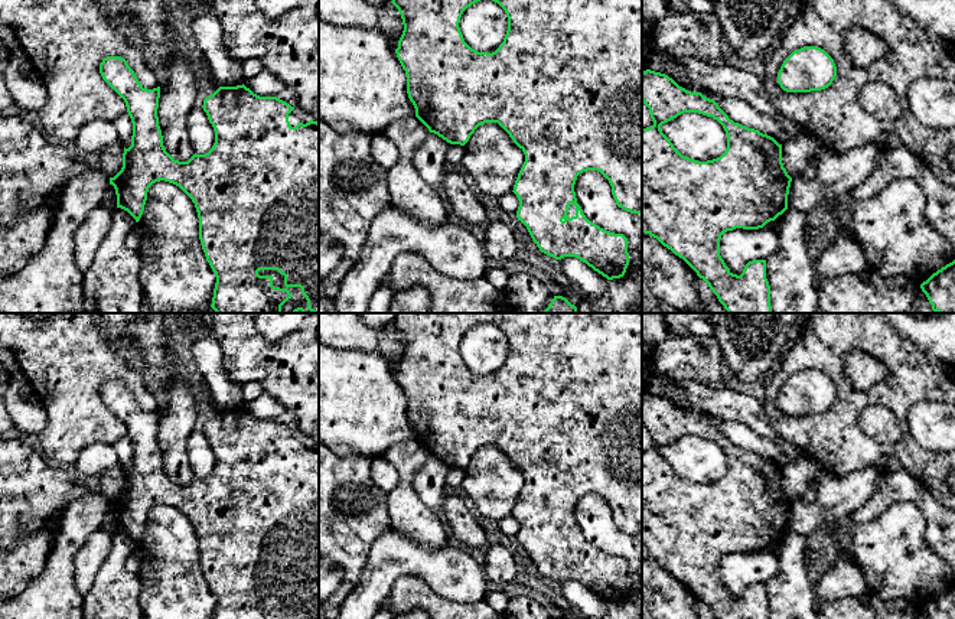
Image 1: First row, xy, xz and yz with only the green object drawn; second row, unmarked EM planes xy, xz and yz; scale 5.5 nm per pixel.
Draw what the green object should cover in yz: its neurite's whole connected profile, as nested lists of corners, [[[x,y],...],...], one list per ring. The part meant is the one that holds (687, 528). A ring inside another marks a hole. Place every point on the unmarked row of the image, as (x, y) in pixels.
[[[642,395],[642,426],[653,444],[642,452],[642,556],[682,581],[716,619],[770,619],[766,583],[749,584],[740,599],[733,597],[720,579],[720,563],[736,551],[763,551],[788,532],[792,501],[782,486],[782,467],[759,453],[734,446],[714,423],[687,414],[661,395]],[[684,436],[713,440],[723,449],[727,472],[720,480],[698,485],[674,470],[661,449]]]

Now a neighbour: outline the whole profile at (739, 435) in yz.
[[[681,394],[674,404],[687,414],[701,416],[704,420],[714,423],[734,446],[759,453],[760,456],[773,460],[779,467],[785,467],[792,463],[791,455],[782,446],[756,434],[752,429],[741,423],[723,420],[698,408],[692,408],[688,404],[685,394]]]

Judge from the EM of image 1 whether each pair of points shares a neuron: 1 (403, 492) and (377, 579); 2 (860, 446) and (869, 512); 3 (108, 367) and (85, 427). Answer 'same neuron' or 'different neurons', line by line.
1: different neurons
2: different neurons
3: same neuron

